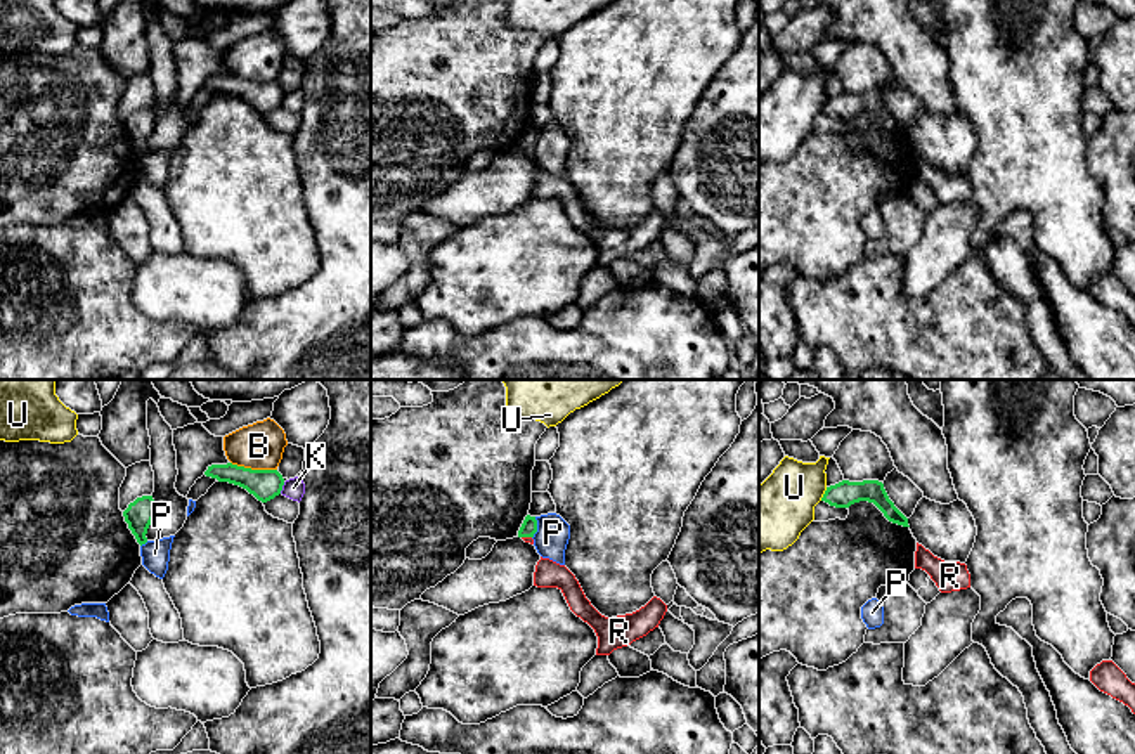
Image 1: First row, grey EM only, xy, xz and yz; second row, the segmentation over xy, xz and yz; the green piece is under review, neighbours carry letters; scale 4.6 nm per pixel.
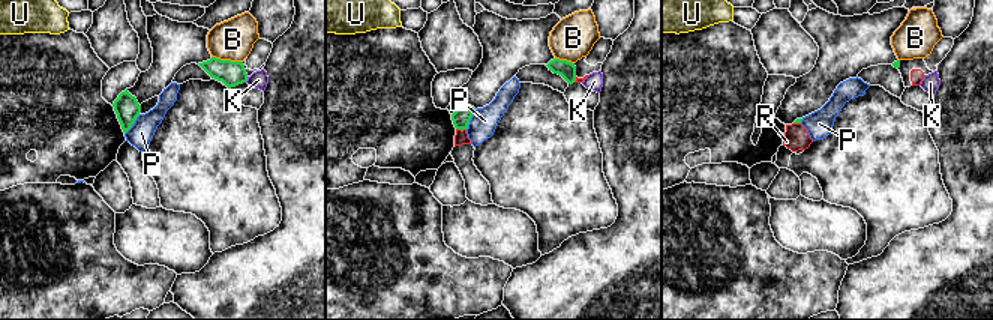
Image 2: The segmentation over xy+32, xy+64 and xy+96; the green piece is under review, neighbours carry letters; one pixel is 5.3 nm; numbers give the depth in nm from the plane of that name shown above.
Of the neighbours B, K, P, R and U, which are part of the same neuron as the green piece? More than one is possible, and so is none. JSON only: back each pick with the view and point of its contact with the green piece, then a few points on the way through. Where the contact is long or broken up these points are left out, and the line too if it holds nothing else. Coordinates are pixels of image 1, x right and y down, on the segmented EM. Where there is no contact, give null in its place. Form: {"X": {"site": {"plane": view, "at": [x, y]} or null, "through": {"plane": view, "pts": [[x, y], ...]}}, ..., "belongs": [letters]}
{"belongs": []}

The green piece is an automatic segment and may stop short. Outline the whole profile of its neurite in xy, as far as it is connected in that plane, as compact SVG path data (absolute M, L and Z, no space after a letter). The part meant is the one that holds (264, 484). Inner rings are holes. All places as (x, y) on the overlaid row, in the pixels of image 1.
M232 463L211 465L204 475L218 482L239 485L262 503L279 496L284 485L284 478L277 470L251 470Z

